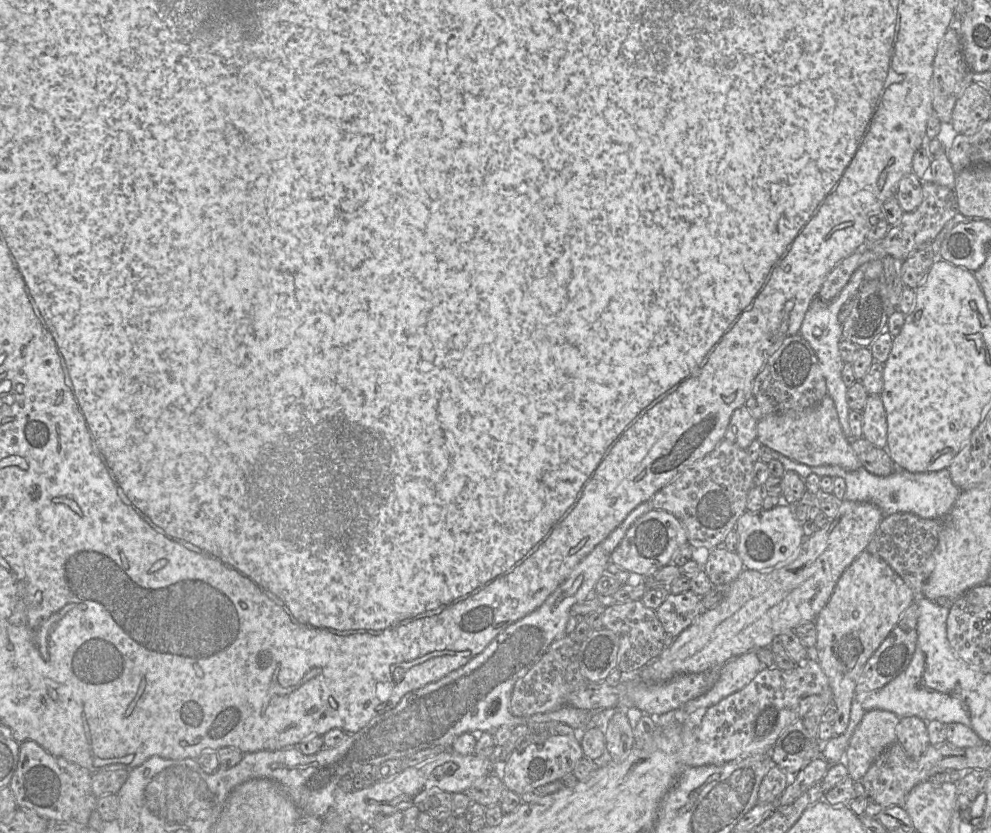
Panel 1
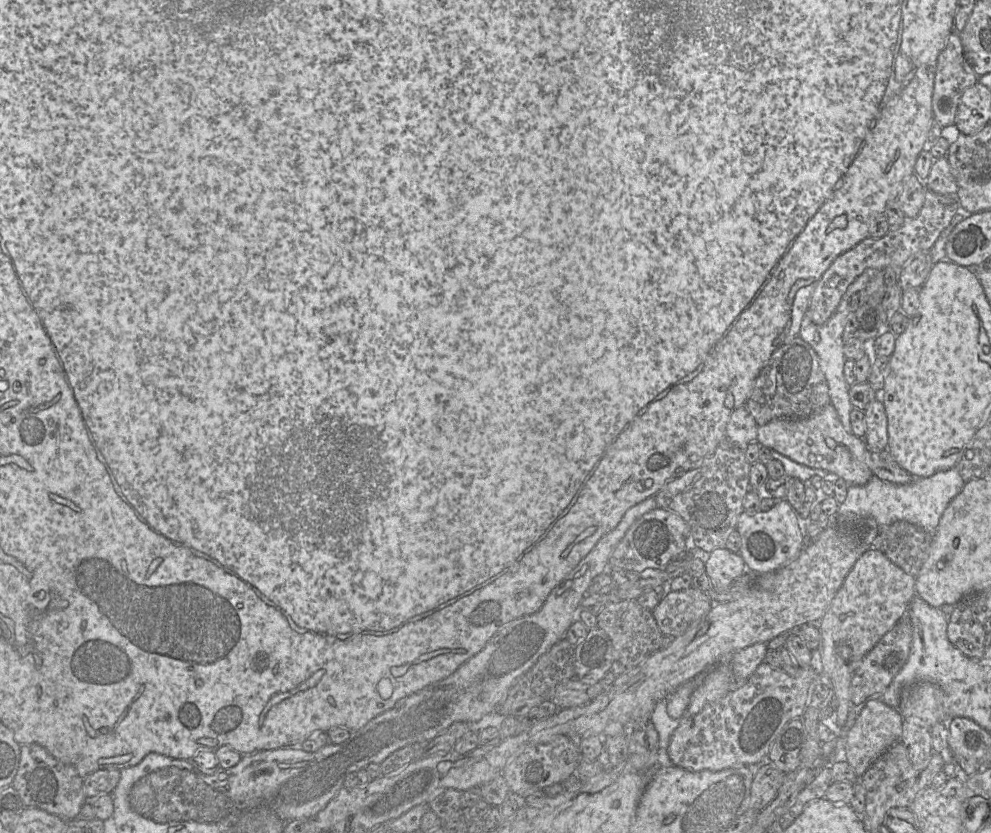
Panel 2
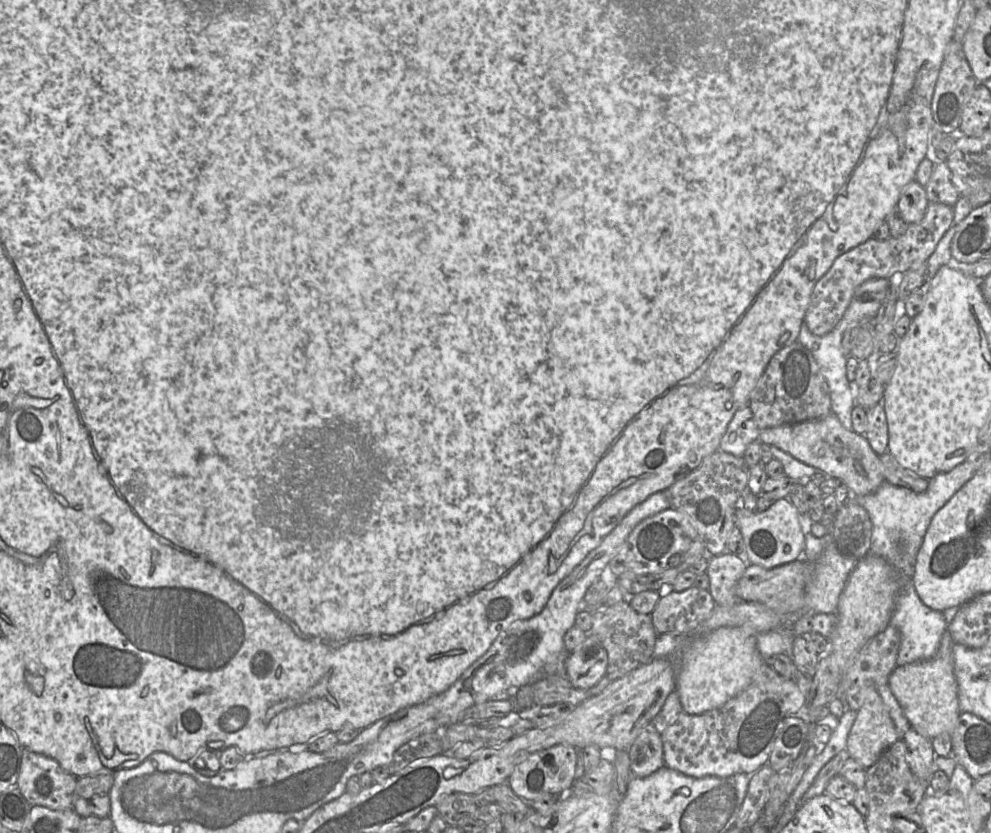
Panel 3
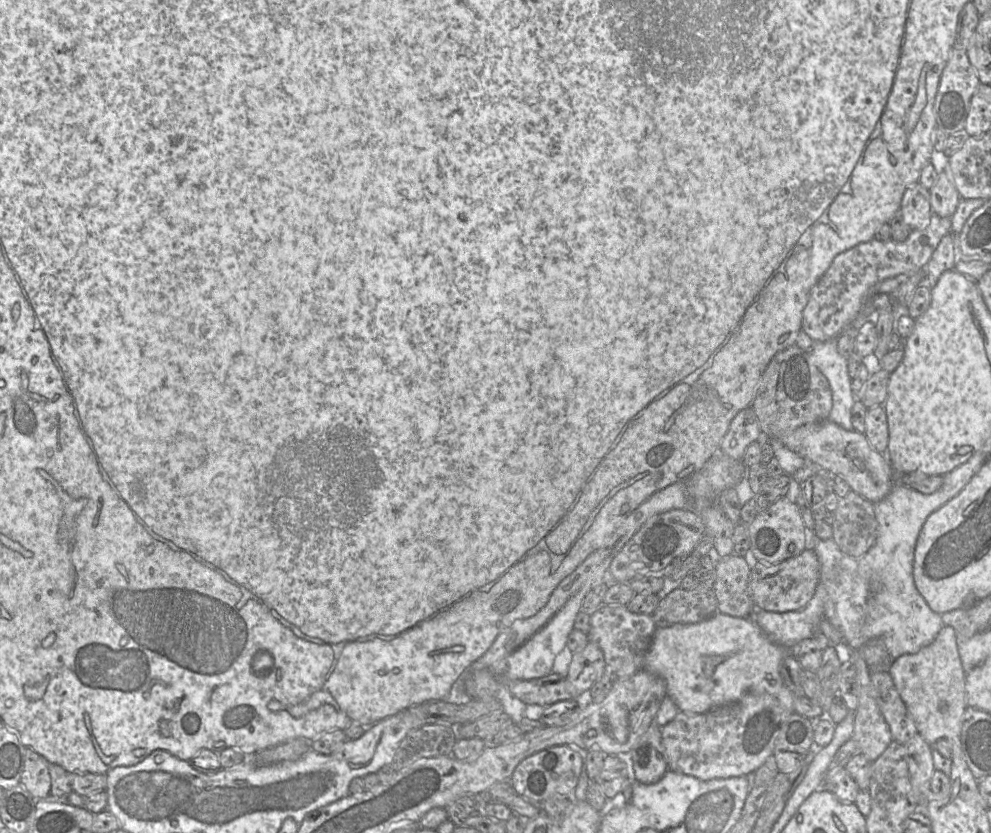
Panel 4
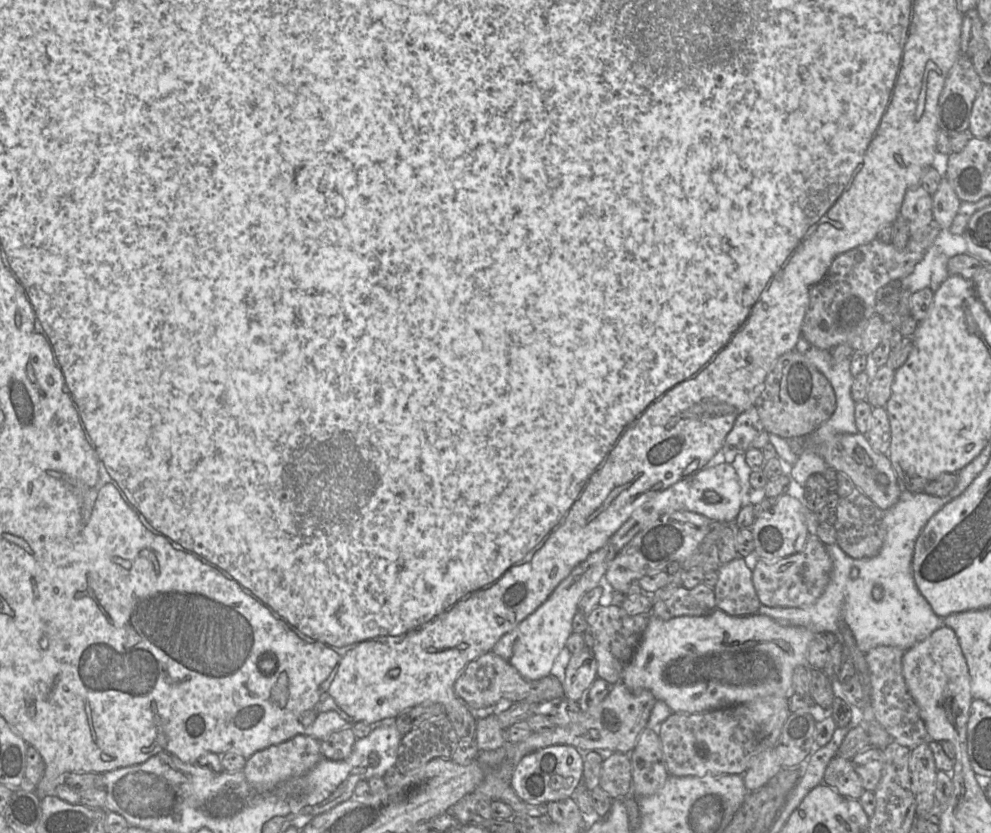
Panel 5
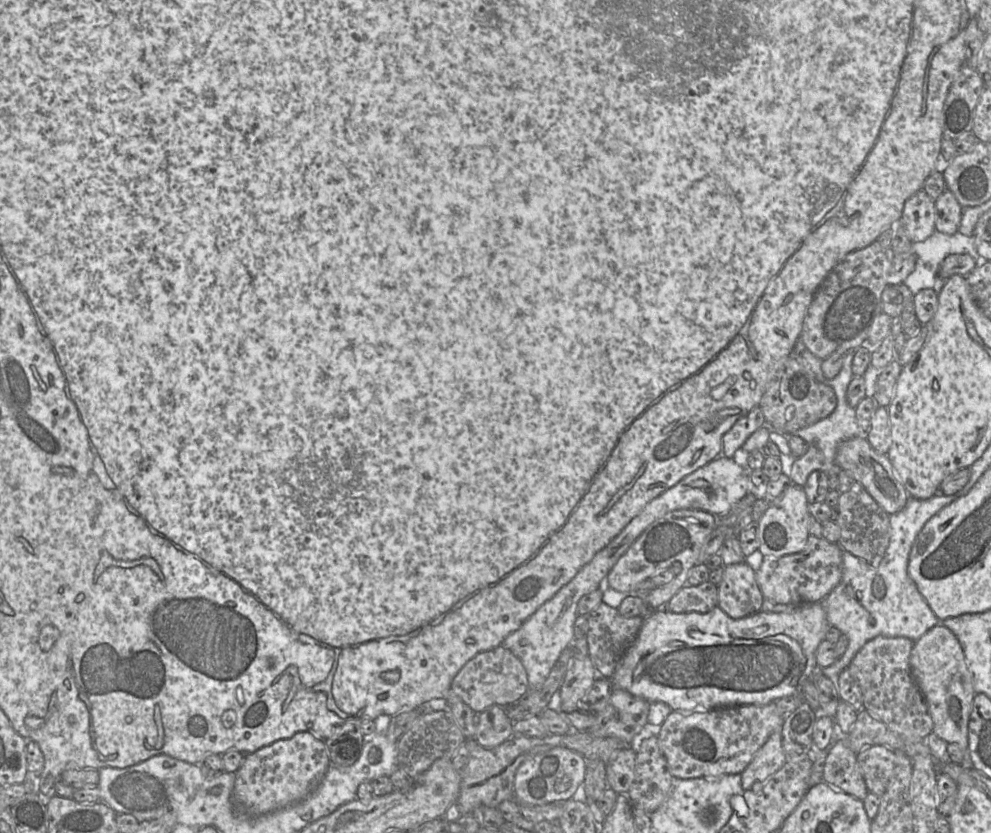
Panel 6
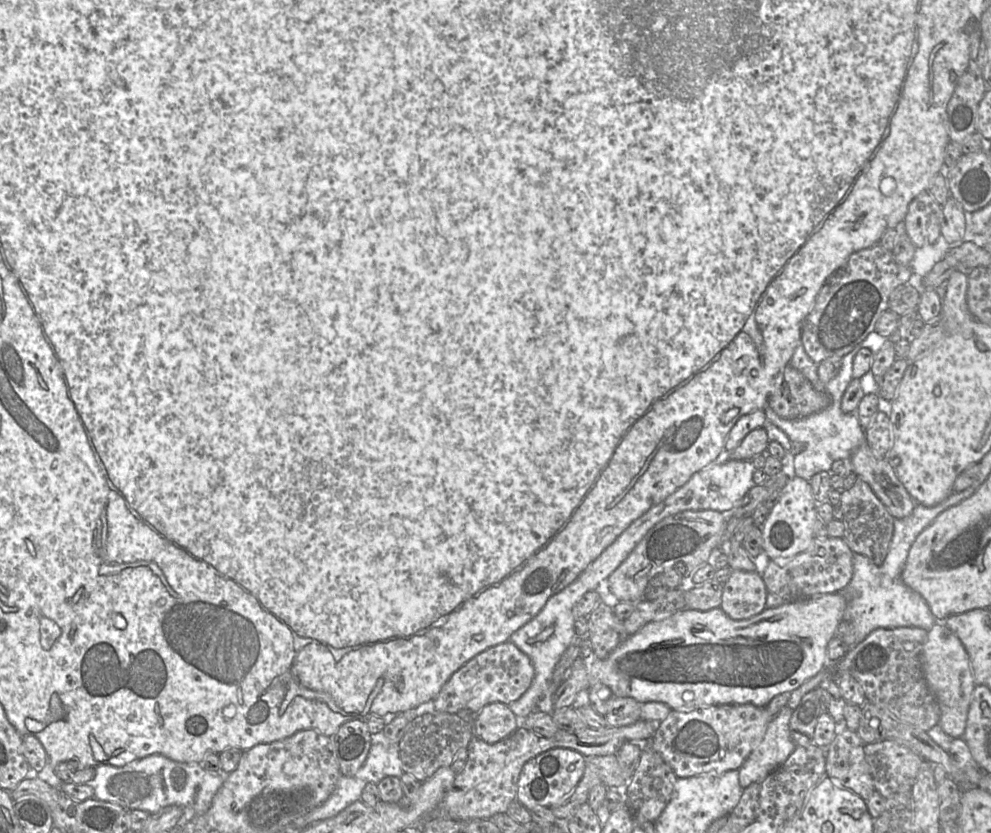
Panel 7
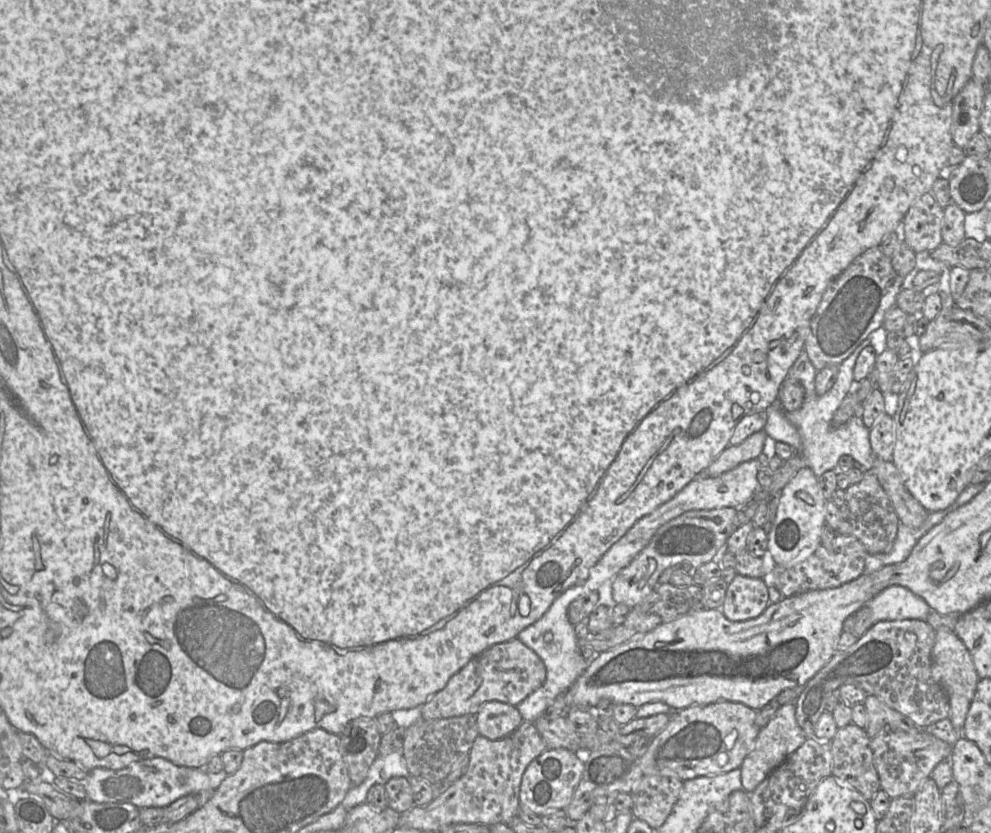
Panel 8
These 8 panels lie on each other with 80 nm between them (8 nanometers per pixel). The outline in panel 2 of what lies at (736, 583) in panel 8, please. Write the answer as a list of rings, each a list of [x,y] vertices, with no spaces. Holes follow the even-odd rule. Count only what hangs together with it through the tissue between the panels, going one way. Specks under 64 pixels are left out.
[[[728,549],[713,550],[705,564],[712,590],[724,590],[746,571],[746,563],[739,553]]]

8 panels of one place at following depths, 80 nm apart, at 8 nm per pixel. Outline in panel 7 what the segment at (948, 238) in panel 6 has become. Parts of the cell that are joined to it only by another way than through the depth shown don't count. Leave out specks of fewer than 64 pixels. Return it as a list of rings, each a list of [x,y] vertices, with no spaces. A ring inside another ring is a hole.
[[[942,235],[933,244],[925,245],[915,249],[915,254],[911,262],[911,276],[907,284],[913,286],[920,294],[926,288],[923,285],[924,277],[932,270],[934,265],[943,260],[948,254],[948,251],[961,244],[962,242],[970,241],[956,241],[955,243],[948,243]]]

